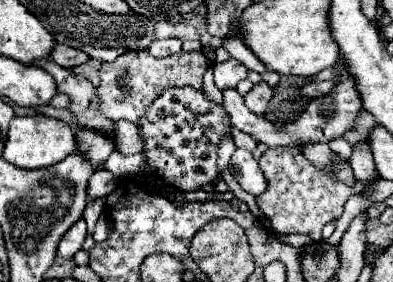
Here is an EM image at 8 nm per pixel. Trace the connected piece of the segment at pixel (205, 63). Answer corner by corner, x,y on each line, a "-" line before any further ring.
125,52
115,62
103,64
101,84
97,86
99,106
97,112
105,116
111,122
117,122
121,118
137,124
145,108
153,102
153,96
169,86
193,86
201,88
203,74
209,68
209,60
203,52
177,52
169,58
155,58
149,56
149,52

